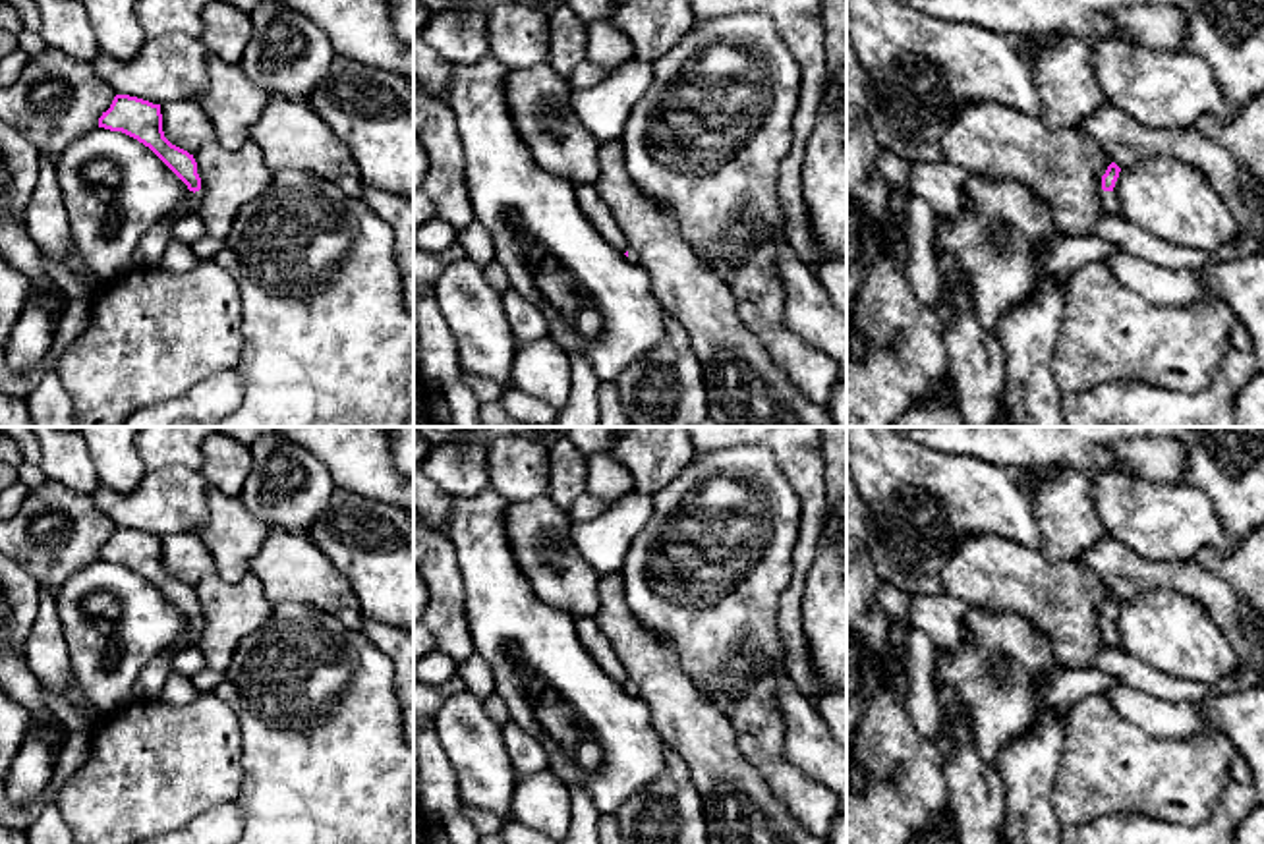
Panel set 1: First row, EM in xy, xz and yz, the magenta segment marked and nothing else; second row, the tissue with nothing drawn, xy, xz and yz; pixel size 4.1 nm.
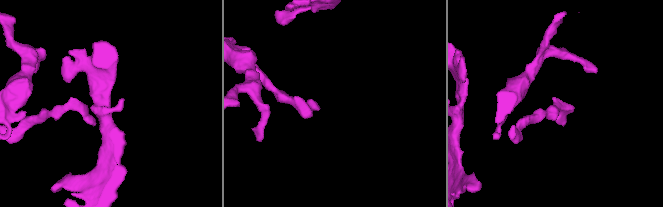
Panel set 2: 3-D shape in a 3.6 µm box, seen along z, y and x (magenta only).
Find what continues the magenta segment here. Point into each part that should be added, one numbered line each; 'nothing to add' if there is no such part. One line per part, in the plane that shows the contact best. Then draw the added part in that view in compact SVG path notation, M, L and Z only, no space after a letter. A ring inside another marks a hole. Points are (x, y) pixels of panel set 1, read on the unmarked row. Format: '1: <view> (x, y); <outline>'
1: yz (1112, 638); M1104 624L1104 637L1109 649L1121 649L1119 633L1113 624Z

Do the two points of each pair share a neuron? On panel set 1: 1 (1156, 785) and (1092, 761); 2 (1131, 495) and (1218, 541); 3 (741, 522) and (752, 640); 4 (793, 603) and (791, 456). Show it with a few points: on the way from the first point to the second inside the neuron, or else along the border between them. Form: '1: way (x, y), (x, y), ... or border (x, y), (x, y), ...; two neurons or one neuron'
1: way (1141, 773), (1108, 763); one neuron
2: way (1152, 516), (1162, 524), (1191, 524), (1197, 528); one neuron
3: way (741, 551), (741, 611); one neuron
4: way (801, 566), (810, 535), (810, 493); one neuron

